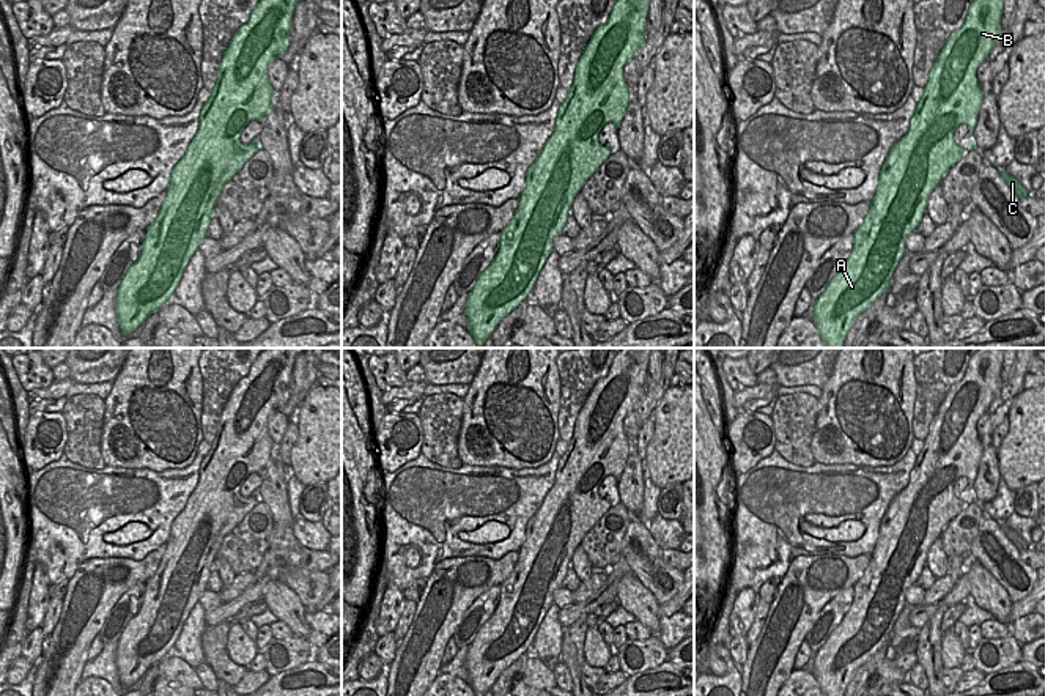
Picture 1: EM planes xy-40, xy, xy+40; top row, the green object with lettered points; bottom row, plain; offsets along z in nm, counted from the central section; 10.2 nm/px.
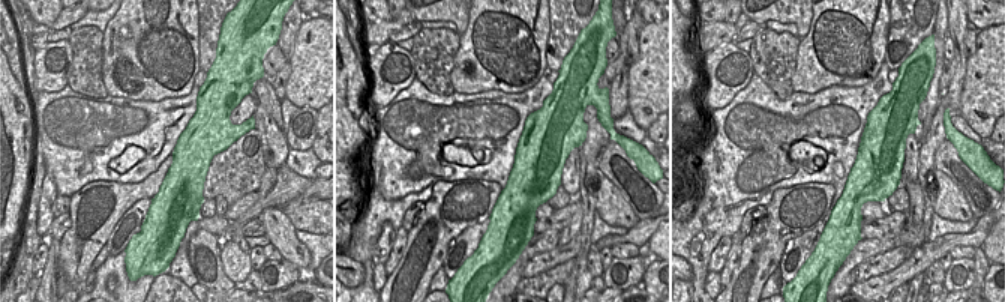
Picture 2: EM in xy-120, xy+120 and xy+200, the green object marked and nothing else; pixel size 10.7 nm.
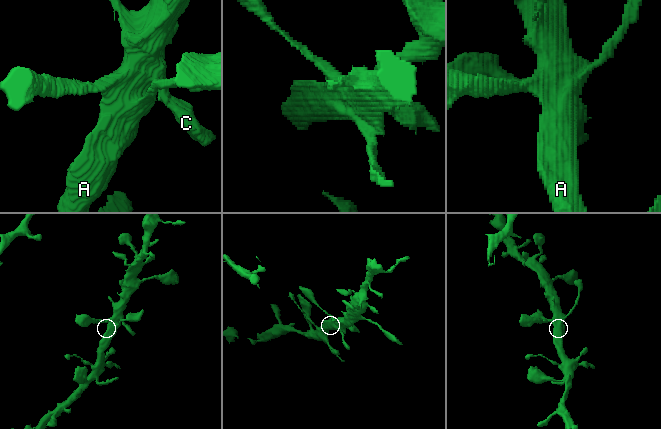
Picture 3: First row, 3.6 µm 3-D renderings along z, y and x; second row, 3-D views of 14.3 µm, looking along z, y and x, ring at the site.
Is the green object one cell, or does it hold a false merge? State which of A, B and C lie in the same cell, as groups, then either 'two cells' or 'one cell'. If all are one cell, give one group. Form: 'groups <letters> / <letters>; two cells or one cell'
groups A B C; one cell

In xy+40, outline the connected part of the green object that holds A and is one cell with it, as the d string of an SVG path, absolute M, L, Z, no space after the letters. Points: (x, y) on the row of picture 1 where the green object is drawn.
M974 0L968 9L965 24L951 33L933 68L929 72L929 82L924 87L922 98L916 102L914 115L910 120L908 132L891 148L881 165L878 186L870 202L870 209L864 222L853 233L853 249L842 269L831 279L826 290L815 301L814 324L828 348L844 348L844 340L853 321L891 285L892 274L905 254L905 239L919 225L927 200L932 191L940 186L943 176L965 154L952 135L960 124L966 124L969 135L977 123L979 109L984 99L982 87L977 82L976 71L996 46L1001 30L1003 0Z

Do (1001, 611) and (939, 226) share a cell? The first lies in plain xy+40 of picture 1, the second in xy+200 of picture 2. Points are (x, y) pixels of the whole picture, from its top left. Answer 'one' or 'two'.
two

